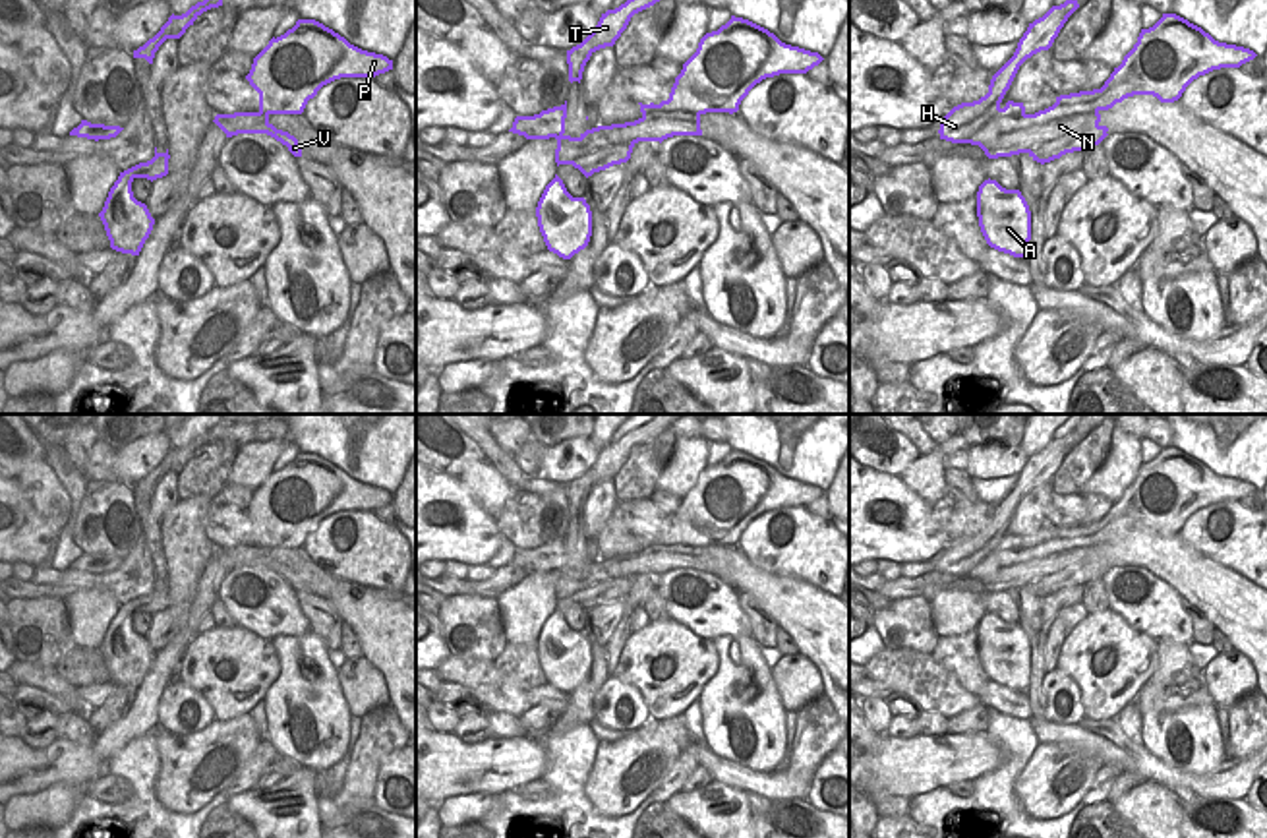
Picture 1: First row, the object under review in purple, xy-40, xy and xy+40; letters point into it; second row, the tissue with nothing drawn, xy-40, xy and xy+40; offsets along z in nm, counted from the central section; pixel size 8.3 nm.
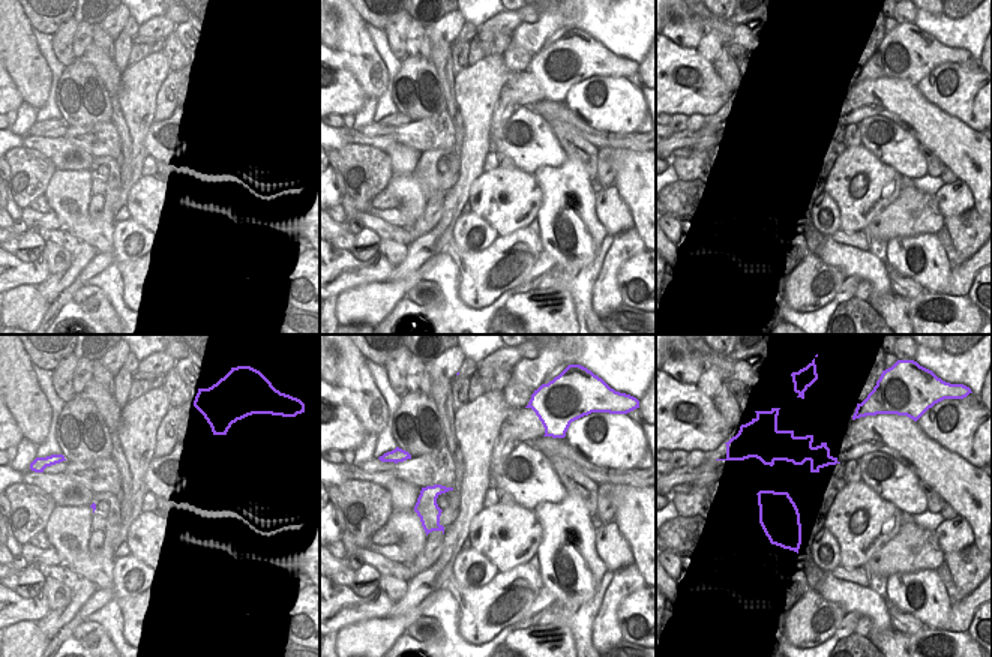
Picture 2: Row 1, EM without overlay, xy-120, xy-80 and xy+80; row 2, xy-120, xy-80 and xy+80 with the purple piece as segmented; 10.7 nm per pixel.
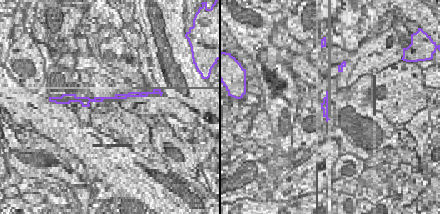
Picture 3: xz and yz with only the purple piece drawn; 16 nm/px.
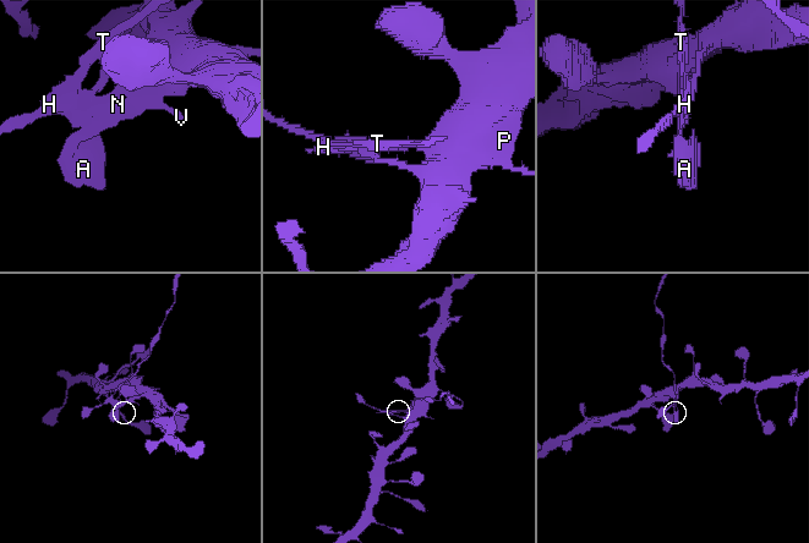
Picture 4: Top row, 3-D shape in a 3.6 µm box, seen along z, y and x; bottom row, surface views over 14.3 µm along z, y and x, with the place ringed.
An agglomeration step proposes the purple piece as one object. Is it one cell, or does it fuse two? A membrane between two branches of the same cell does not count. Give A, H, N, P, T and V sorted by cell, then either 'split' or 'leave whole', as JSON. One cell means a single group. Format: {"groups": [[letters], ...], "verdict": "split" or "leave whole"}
{"groups": [["A", "H", "N", "T", "V"], ["P"]], "verdict": "split"}

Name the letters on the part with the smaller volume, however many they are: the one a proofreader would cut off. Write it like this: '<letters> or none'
A, H, N, T, V.

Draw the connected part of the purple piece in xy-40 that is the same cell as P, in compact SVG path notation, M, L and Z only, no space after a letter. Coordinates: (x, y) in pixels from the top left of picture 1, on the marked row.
M298 19L253 58L246 79L259 93L257 114L302 114L323 85L389 70L387 56L350 45L315 19Z

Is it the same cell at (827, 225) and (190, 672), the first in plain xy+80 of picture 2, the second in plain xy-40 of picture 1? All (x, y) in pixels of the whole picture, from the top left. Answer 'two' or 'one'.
two

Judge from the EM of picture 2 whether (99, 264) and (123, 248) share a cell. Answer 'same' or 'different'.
same

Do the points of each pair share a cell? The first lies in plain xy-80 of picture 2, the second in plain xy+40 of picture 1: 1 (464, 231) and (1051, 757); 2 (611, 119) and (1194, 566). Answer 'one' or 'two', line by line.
1: two
2: two

